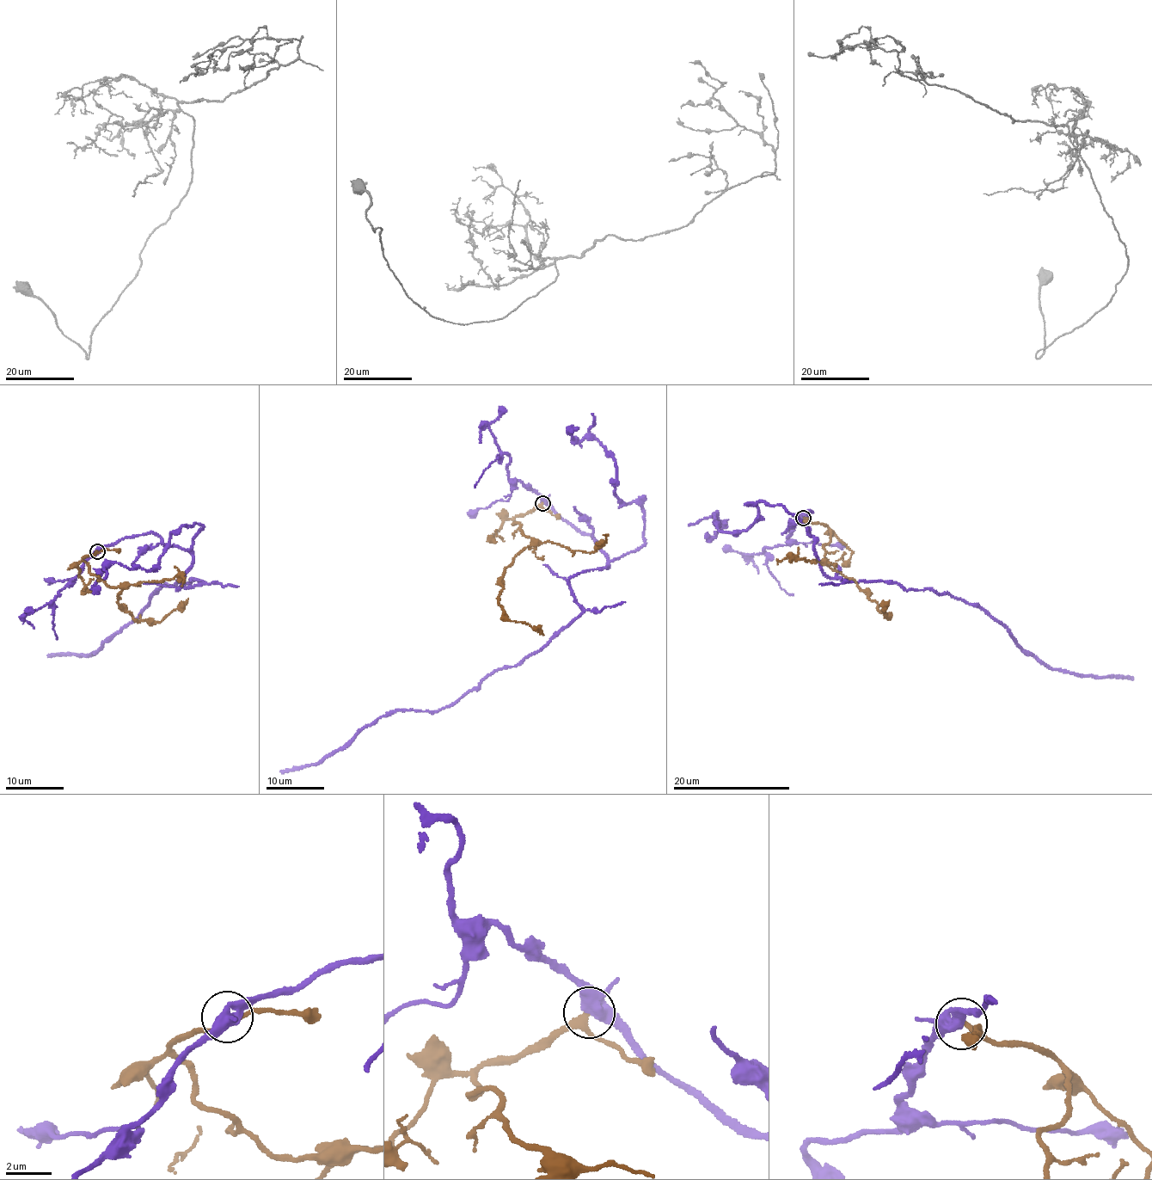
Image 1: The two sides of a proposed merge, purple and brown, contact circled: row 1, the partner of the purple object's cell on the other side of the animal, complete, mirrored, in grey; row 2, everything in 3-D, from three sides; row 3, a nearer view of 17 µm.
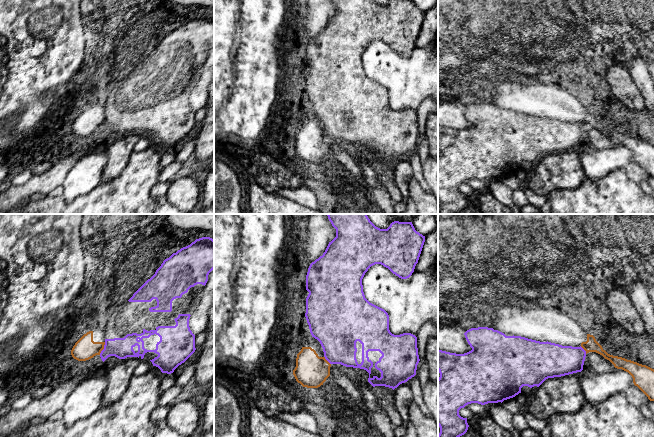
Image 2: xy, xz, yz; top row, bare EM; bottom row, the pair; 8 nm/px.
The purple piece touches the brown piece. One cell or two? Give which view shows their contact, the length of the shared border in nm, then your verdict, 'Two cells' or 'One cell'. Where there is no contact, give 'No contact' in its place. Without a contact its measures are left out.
Touches purple in xy. Shared border 120 nm. Two cells

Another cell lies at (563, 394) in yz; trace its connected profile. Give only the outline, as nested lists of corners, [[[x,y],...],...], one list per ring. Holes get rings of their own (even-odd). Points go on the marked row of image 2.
[[[585,371],[546,379],[539,387],[528,412],[548,420],[556,413],[575,413],[584,404],[580,378]]]

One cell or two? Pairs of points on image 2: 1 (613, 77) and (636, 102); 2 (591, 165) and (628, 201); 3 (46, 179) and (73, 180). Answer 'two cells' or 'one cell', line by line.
1: one cell
2: two cells
3: two cells

